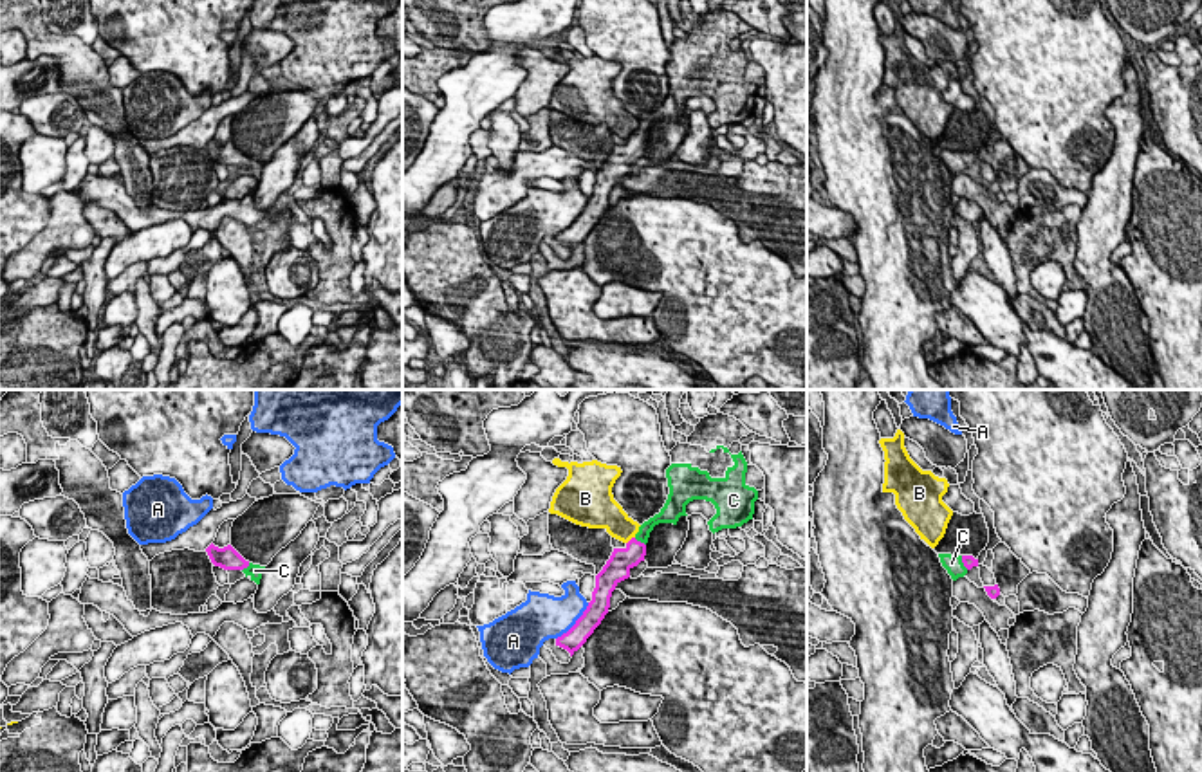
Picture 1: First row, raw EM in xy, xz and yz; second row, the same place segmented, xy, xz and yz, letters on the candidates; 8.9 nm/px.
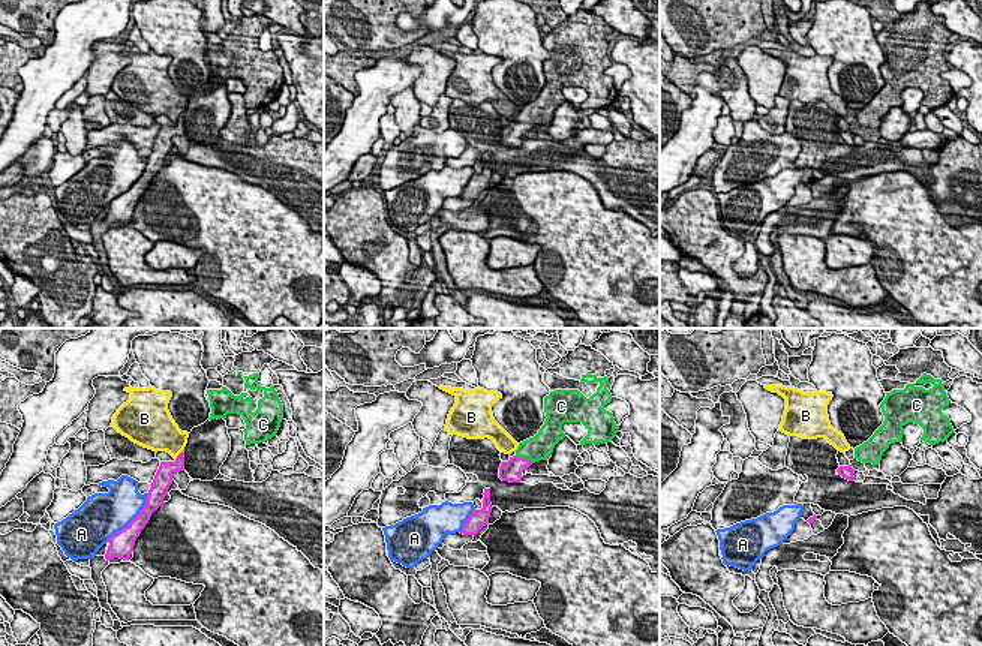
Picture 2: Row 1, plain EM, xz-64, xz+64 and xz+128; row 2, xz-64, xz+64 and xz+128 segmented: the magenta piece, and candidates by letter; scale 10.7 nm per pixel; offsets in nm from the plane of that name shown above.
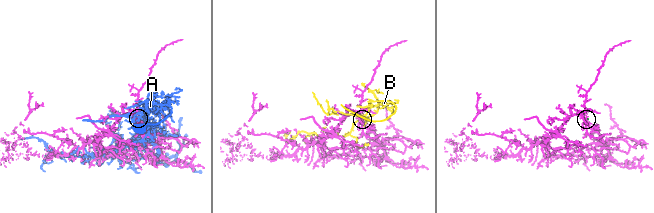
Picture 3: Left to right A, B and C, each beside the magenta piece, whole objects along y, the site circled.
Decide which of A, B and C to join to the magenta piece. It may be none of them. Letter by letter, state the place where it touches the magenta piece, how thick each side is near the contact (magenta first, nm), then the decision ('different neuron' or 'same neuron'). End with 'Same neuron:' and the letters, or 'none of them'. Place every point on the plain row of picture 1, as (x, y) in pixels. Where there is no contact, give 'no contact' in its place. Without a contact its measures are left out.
A: contact xz (576, 219); calibres 190 and 380 nm; different neuron
B: contact xz (630, 136); calibres 220 and 240 nm; different neuron
C: contact xz (639, 137); calibres 220 and 120 nm; same neuron
Same neuron: C

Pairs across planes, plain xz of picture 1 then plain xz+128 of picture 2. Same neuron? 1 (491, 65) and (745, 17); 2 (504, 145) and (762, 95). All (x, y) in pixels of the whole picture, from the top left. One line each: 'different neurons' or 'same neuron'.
1: different neurons
2: different neurons

